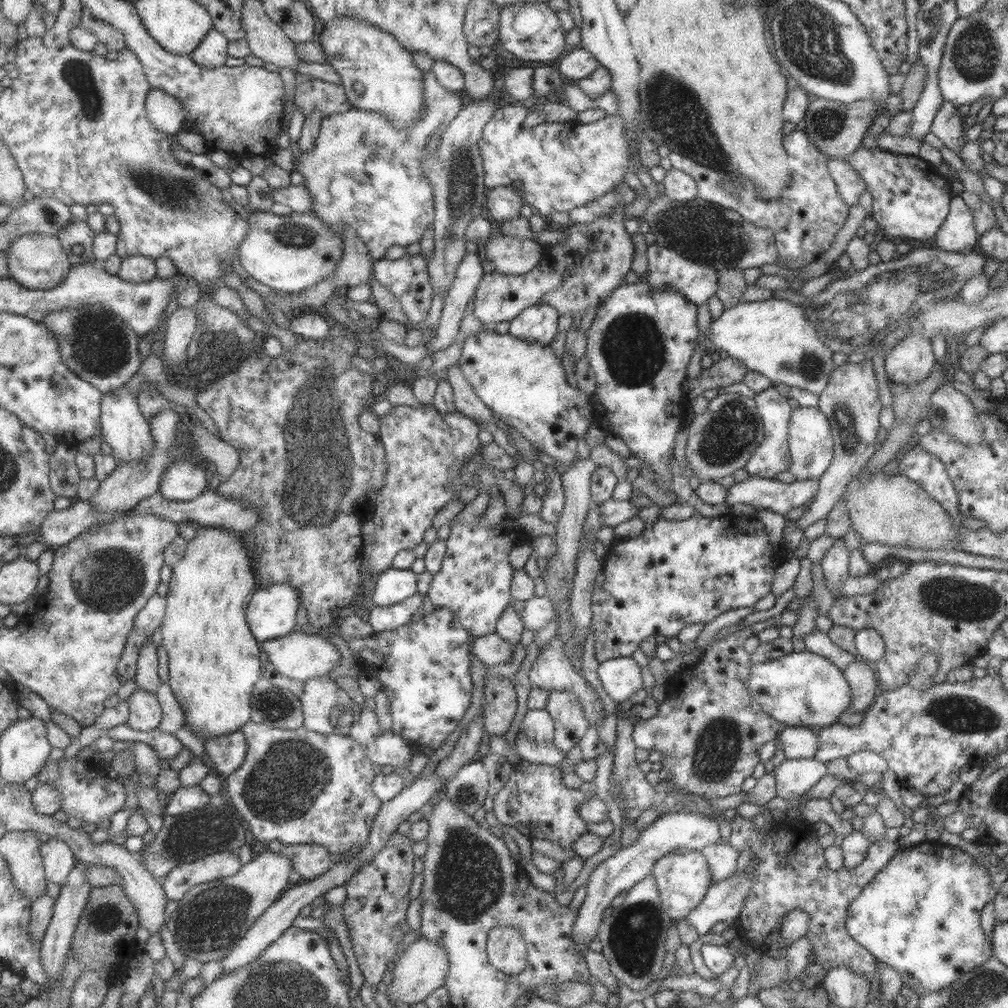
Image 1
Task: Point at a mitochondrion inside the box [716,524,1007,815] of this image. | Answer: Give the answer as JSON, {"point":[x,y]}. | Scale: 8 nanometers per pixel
{"point":[959,600]}

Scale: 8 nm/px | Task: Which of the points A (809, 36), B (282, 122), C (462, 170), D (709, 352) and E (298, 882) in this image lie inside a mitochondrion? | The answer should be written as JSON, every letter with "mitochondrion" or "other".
{"A":"mitochondrion","B":"other","C":"mitochondrion","D":"other","E":"other"}

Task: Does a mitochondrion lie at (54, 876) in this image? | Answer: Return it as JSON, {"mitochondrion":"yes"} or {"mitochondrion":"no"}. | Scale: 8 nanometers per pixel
{"mitochondrion":"no"}

